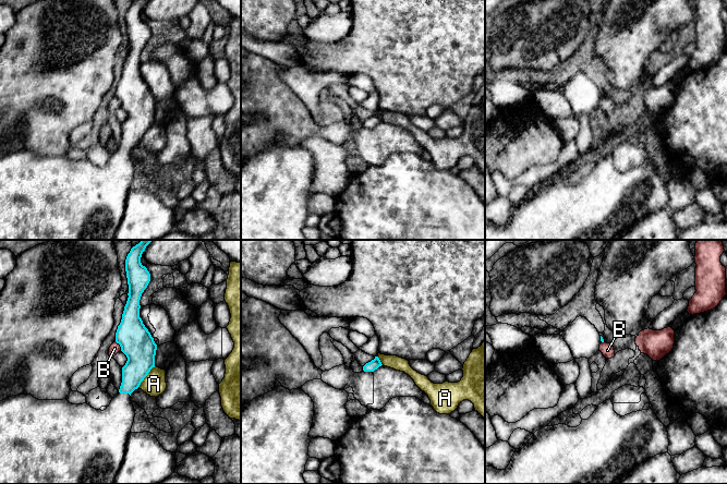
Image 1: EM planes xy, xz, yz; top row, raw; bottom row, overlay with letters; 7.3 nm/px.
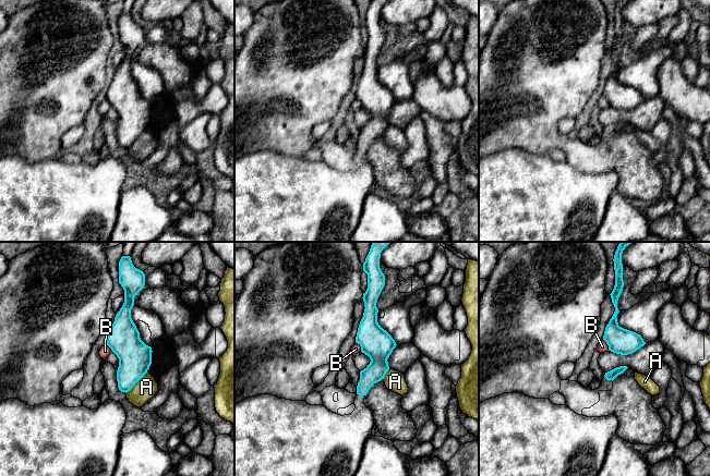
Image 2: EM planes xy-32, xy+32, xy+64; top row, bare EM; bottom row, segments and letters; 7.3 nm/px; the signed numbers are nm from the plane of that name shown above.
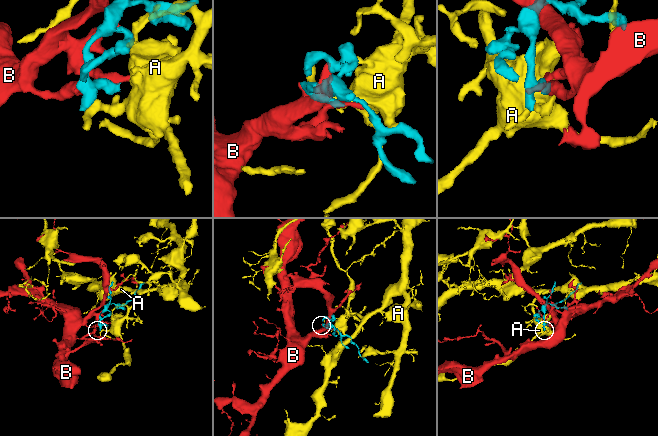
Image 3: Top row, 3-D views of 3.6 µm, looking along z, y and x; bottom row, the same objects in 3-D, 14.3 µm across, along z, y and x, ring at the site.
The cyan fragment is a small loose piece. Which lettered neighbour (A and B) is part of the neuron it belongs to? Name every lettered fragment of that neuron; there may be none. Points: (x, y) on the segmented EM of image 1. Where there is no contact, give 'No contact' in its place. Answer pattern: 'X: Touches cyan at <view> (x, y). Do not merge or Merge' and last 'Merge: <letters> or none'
A: Touches cyan at xy (146, 375). Do not merge
B: Touches cyan at xy (120, 346). Do not merge
Merge: none

